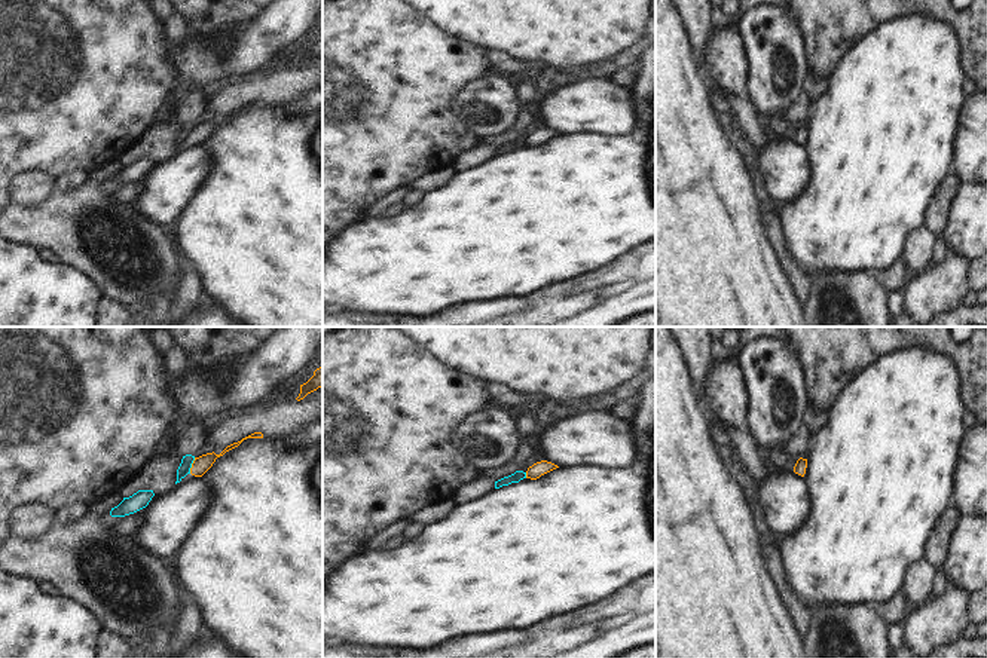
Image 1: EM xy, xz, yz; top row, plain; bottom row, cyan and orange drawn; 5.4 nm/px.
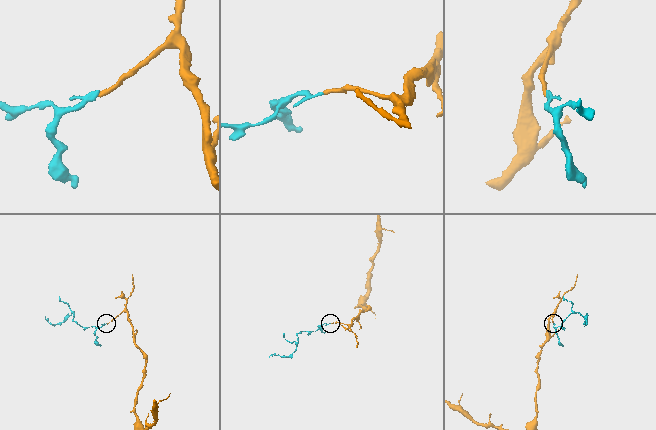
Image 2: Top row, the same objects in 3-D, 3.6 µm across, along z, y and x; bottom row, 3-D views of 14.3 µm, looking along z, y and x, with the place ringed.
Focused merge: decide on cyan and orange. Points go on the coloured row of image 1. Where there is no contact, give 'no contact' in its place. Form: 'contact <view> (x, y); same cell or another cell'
contact xy (191, 465); same cell

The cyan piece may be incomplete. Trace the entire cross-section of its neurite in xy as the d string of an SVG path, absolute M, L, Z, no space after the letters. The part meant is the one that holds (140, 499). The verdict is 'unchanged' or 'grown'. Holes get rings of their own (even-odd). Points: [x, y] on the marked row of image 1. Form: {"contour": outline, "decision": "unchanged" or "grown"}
{"contour": "M138 490L132 496L123 498L123 501L117 506L111 508L110 515L125 517L134 514L146 508L153 496L155 496L153 490Z", "decision": "unchanged"}

